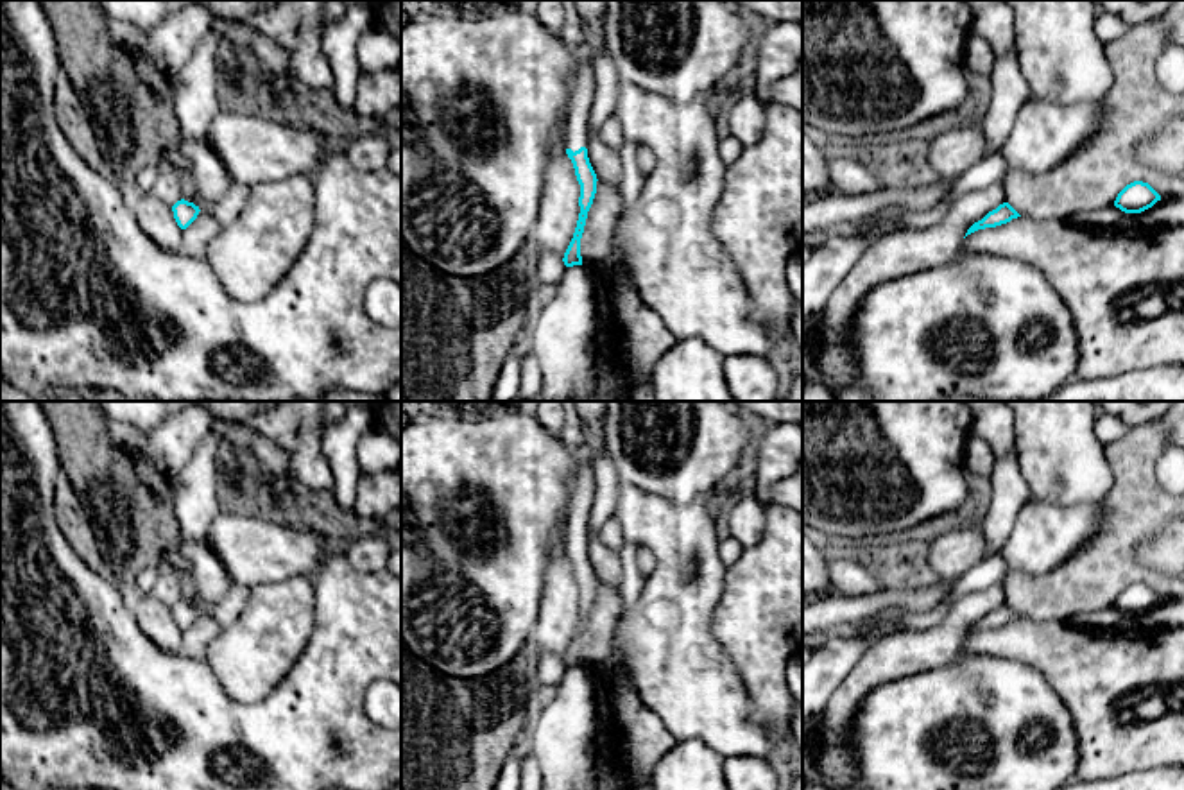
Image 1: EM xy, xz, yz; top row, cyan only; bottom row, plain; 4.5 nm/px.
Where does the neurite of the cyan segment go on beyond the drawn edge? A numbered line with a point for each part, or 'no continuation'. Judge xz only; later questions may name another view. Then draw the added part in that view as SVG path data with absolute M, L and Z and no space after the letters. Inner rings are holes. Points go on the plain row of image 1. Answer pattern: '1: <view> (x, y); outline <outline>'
1: xz (583, 495); outline M586 451L579 455L568 518L566 545L573 554L588 546L588 516L595 500L595 477Z

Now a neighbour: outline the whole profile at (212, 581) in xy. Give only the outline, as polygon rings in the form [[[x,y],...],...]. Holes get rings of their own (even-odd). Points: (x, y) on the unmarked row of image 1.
[[[204,537],[199,541],[177,541],[176,550],[192,564],[199,611],[210,611],[233,586],[227,570]]]

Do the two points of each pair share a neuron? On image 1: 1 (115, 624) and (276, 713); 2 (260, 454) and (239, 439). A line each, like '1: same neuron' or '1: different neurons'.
1: same neuron
2: same neuron

